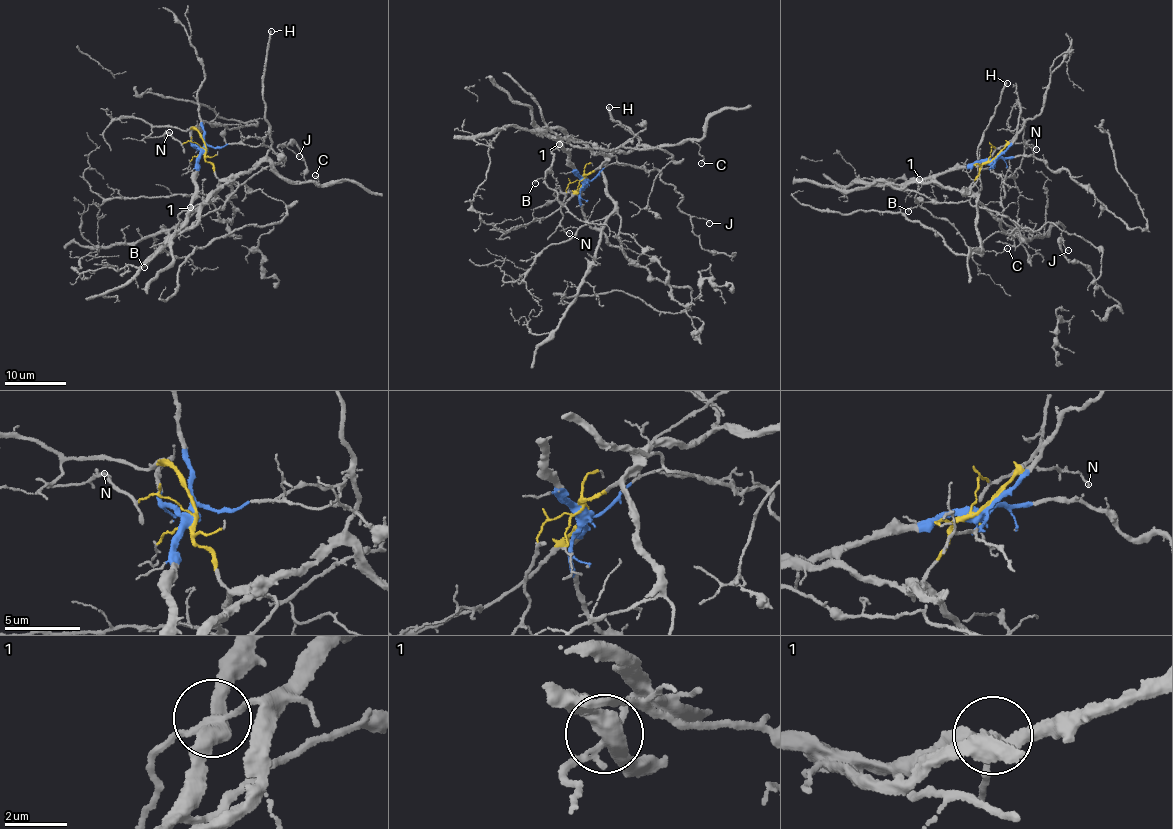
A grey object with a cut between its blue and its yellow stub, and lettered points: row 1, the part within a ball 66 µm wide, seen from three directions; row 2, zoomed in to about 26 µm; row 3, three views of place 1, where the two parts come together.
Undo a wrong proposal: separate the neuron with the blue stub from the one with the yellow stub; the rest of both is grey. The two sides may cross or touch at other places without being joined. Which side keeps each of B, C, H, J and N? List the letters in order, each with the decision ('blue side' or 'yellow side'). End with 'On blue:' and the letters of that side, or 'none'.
B: yellow side
C: yellow side
H: yellow side
J: blue side
N: yellow side
On blue: J

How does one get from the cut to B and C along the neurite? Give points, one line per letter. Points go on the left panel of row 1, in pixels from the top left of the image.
B: (205, 148), (204, 159), (214, 174), (228, 180), (178, 215), (175, 235), (143, 267)
C: (205, 148), (204, 159), (219, 179), (258, 167), (265, 160), (296, 182), (309, 180), (319, 186), (315, 175)

